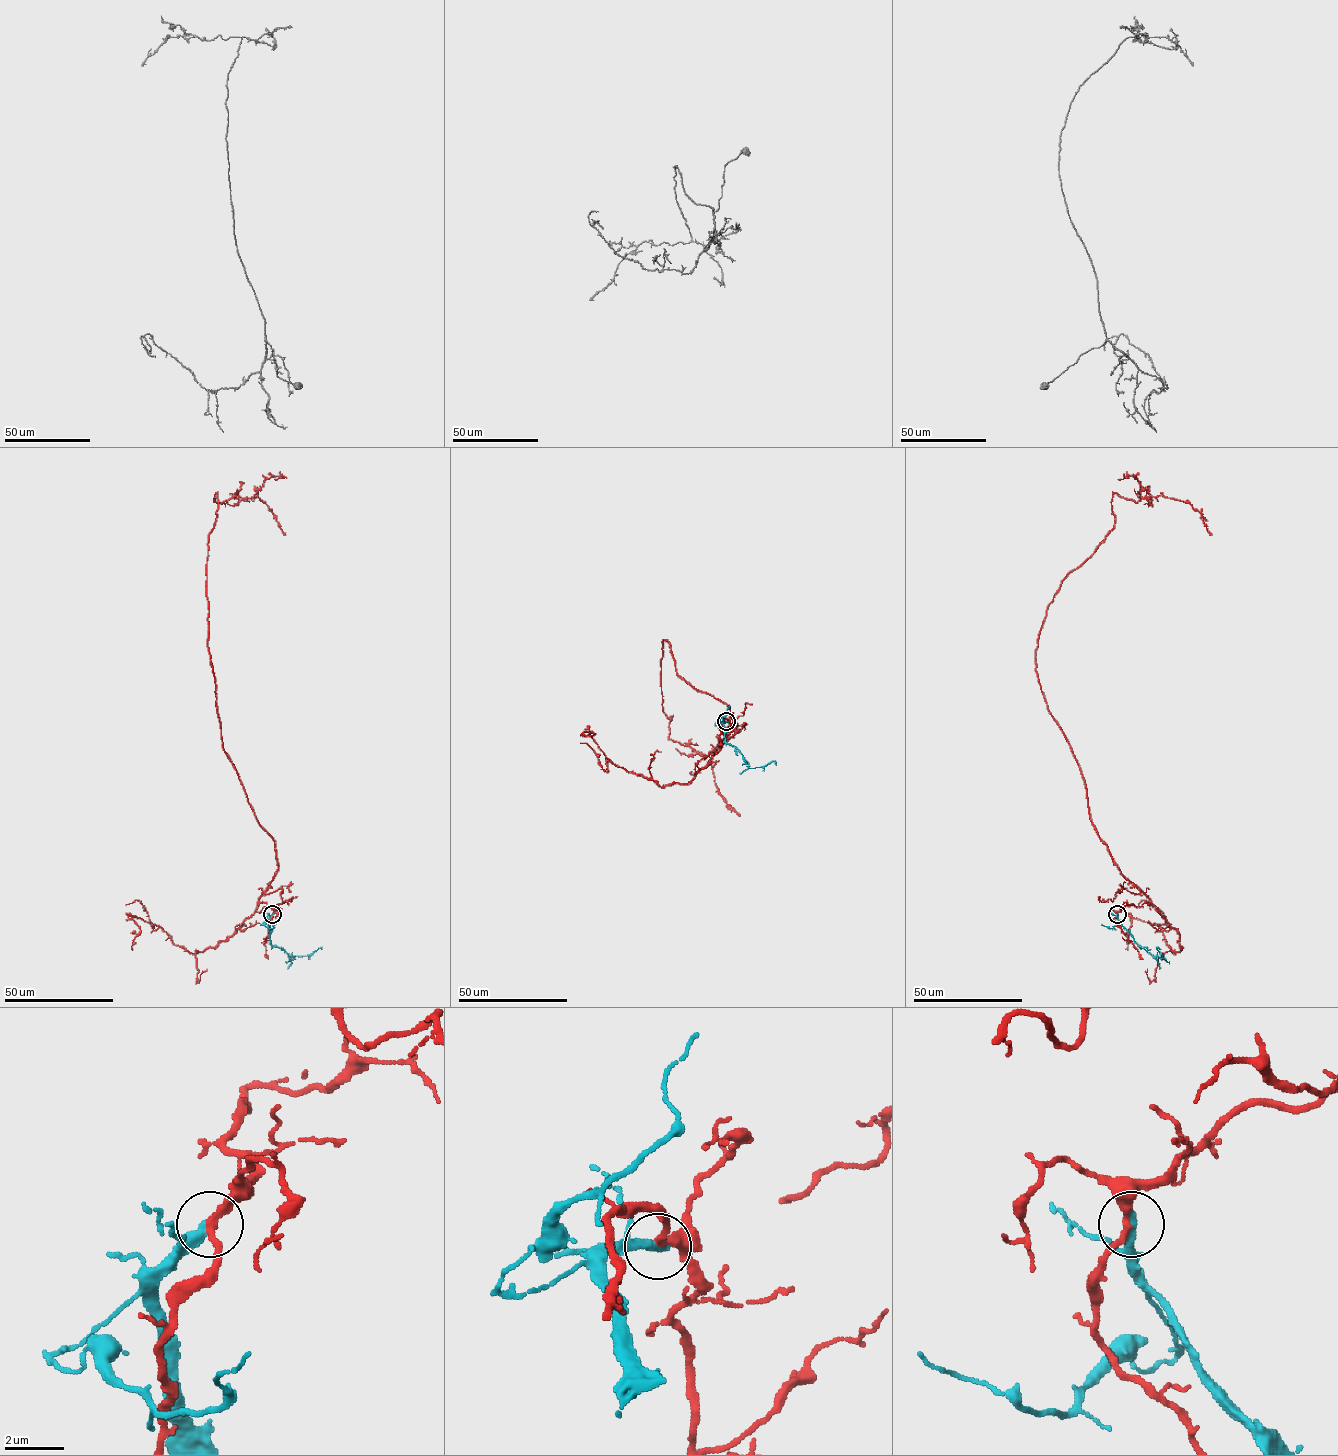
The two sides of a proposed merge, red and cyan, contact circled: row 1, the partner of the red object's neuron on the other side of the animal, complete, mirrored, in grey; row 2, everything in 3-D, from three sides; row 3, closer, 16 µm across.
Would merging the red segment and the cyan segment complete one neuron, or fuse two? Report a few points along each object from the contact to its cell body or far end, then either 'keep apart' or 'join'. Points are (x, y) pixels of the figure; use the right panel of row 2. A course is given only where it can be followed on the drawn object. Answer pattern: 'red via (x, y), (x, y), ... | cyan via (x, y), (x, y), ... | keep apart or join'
red via (1117, 914), (1150, 901), (1092, 822), (1038, 634), (1113, 528), (1114, 493), (1186, 501), (1211, 535) | cyan via (1117, 914), (1138, 945), (1161, 959), (1163, 956), (1156, 948), (1160, 949) | keep apart

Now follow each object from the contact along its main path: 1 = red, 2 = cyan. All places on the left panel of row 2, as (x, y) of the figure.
1: (272, 914), (258, 899), (278, 867), (275, 842), (223, 748), (207, 646), (216, 493), (257, 496), (286, 535)
2: (272, 914), (268, 919), (273, 945), (281, 947), (294, 959), (322, 949)

